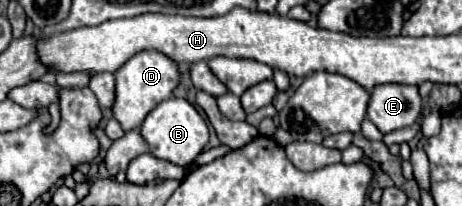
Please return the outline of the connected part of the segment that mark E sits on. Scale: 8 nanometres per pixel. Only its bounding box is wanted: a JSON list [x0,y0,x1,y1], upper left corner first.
[367,83,423,133]

